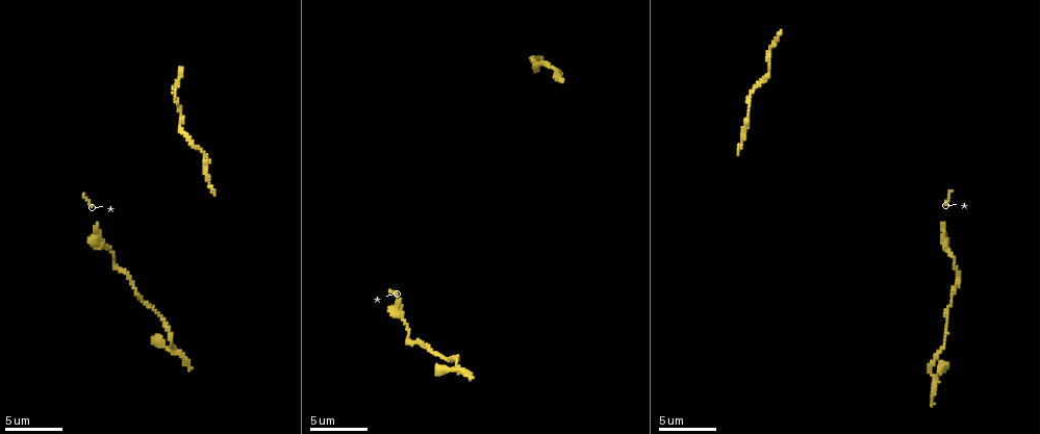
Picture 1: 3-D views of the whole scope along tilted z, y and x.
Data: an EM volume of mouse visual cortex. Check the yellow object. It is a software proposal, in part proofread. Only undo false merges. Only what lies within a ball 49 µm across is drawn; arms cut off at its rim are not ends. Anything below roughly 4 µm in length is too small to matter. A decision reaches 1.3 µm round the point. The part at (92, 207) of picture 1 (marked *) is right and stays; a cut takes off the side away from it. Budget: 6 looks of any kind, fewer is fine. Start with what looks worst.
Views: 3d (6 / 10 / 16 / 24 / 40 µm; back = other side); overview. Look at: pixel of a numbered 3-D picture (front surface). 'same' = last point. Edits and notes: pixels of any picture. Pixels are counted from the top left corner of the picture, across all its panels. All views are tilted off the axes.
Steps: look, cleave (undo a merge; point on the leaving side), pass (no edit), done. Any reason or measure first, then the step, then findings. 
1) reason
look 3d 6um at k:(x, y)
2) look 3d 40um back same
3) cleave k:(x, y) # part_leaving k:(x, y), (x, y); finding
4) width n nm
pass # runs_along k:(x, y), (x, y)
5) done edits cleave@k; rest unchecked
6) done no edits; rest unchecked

sudden change in width
look 3d 6um at 1:(161, 317)

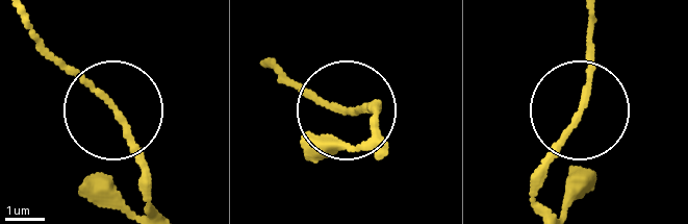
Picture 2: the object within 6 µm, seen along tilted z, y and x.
width 130 nm
pass # runs_along 2:(22, 17), (122, 126), (143, 195); continuous, no second neuron

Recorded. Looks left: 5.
thick turns thin
look 3d 10um at 1:(402, 317)

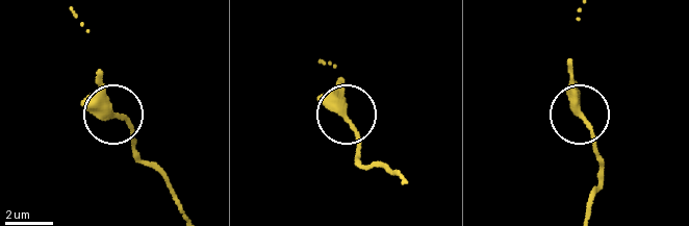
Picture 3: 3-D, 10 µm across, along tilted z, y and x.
pass # continuous, no second neuron

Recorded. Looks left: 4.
calibre changes
look 3d 16um at 1:(423, 344)

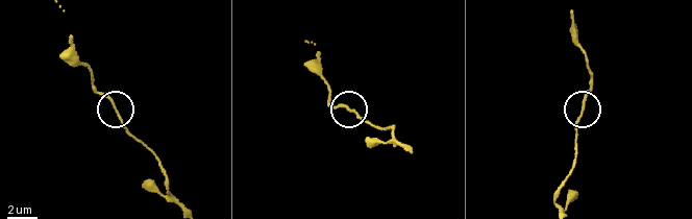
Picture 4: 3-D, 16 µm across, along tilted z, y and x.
pass # runs_along 4:(573, 13), (574, 37), (590, 69), (575, 153); one neuron here

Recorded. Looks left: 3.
done no edits; rest unchecked

